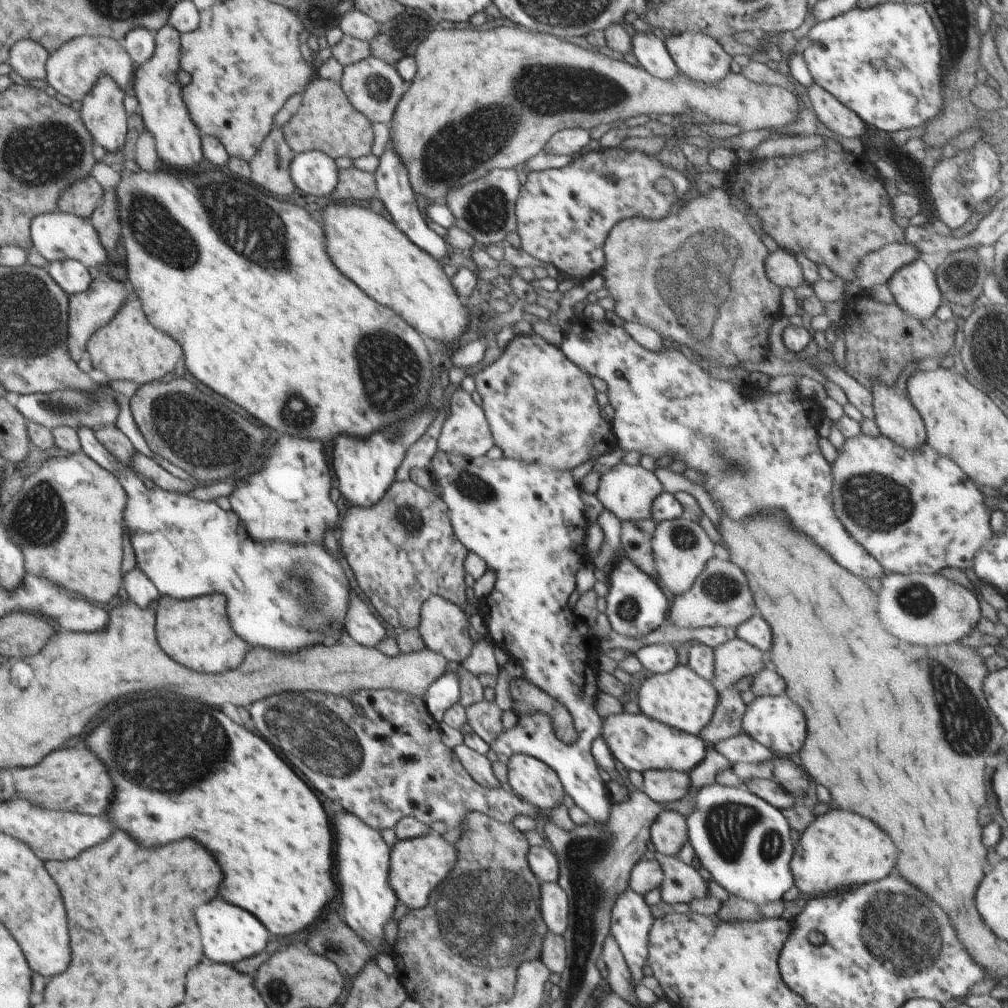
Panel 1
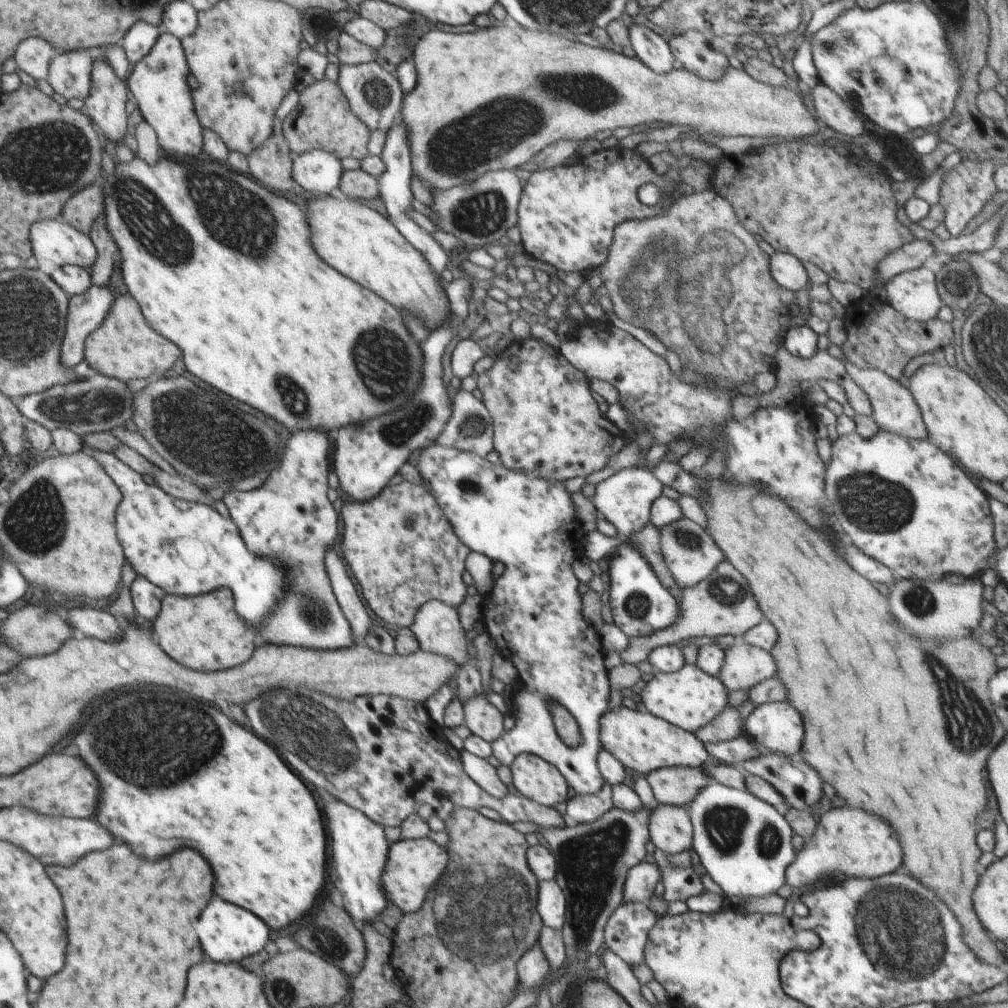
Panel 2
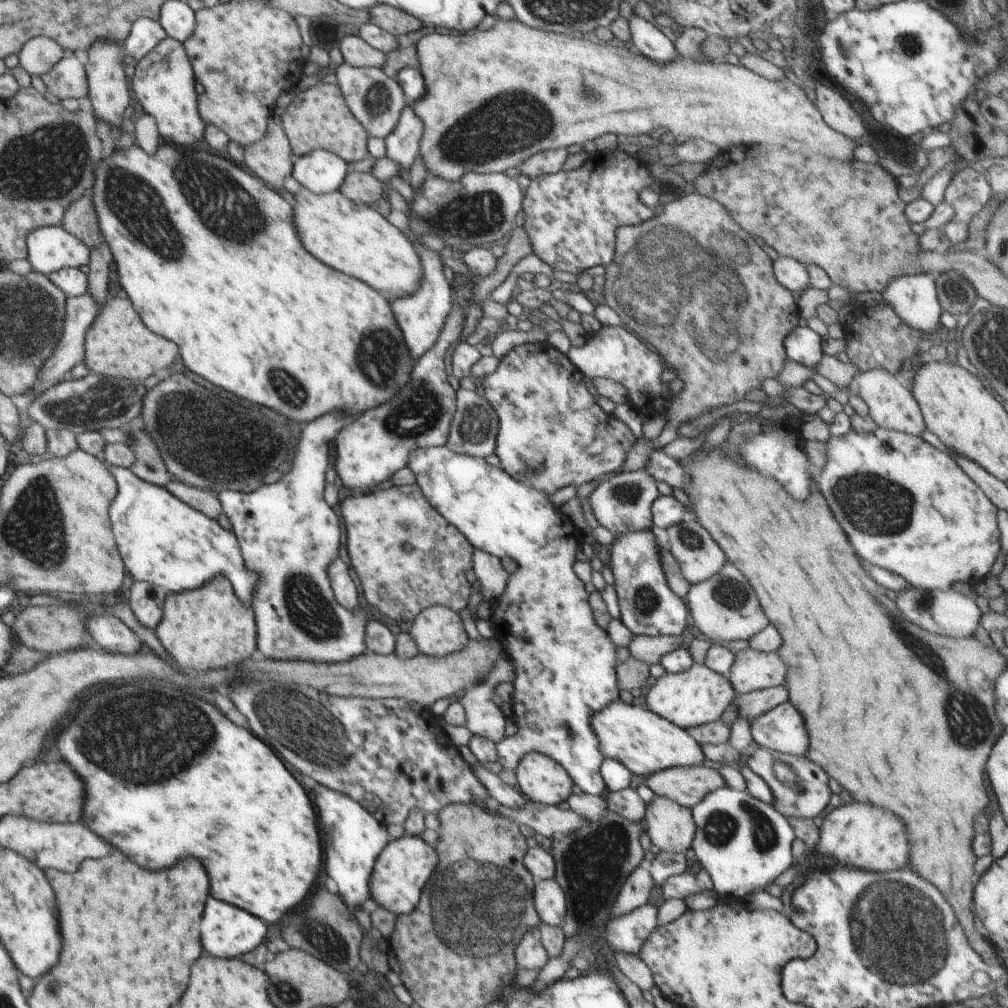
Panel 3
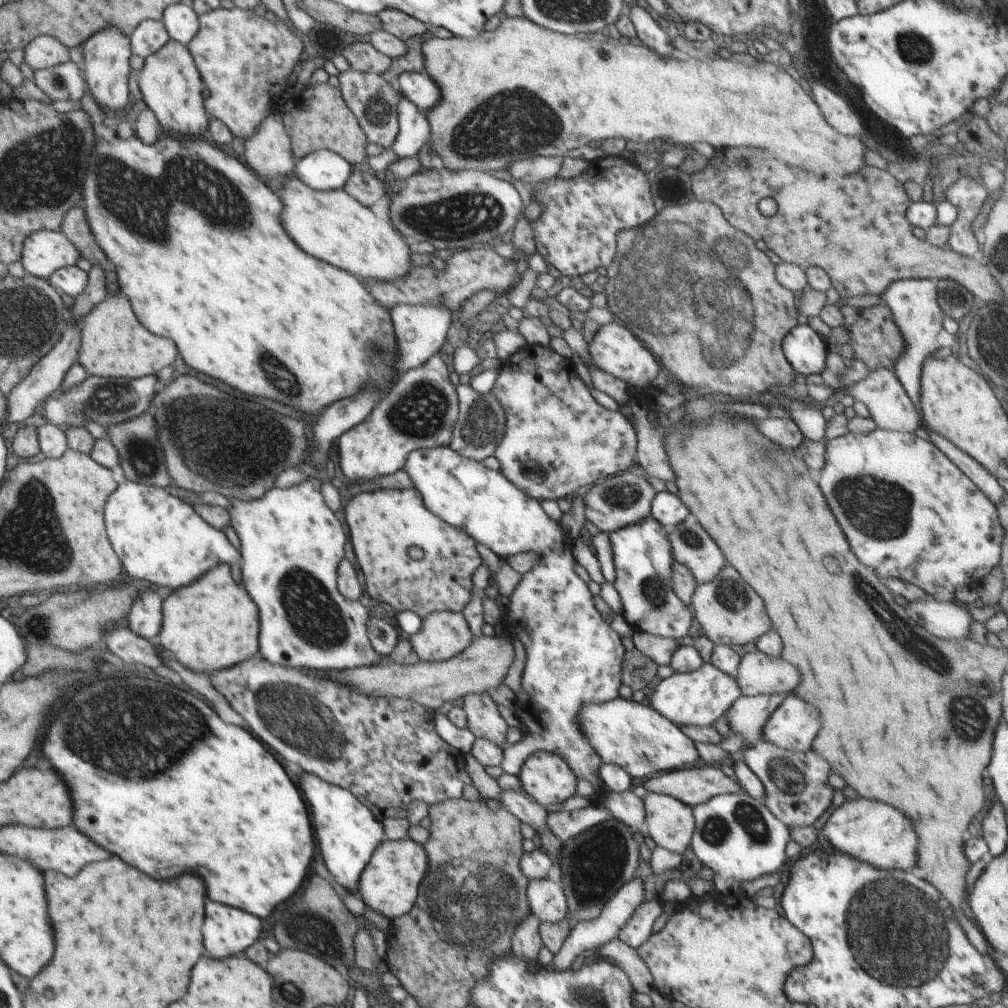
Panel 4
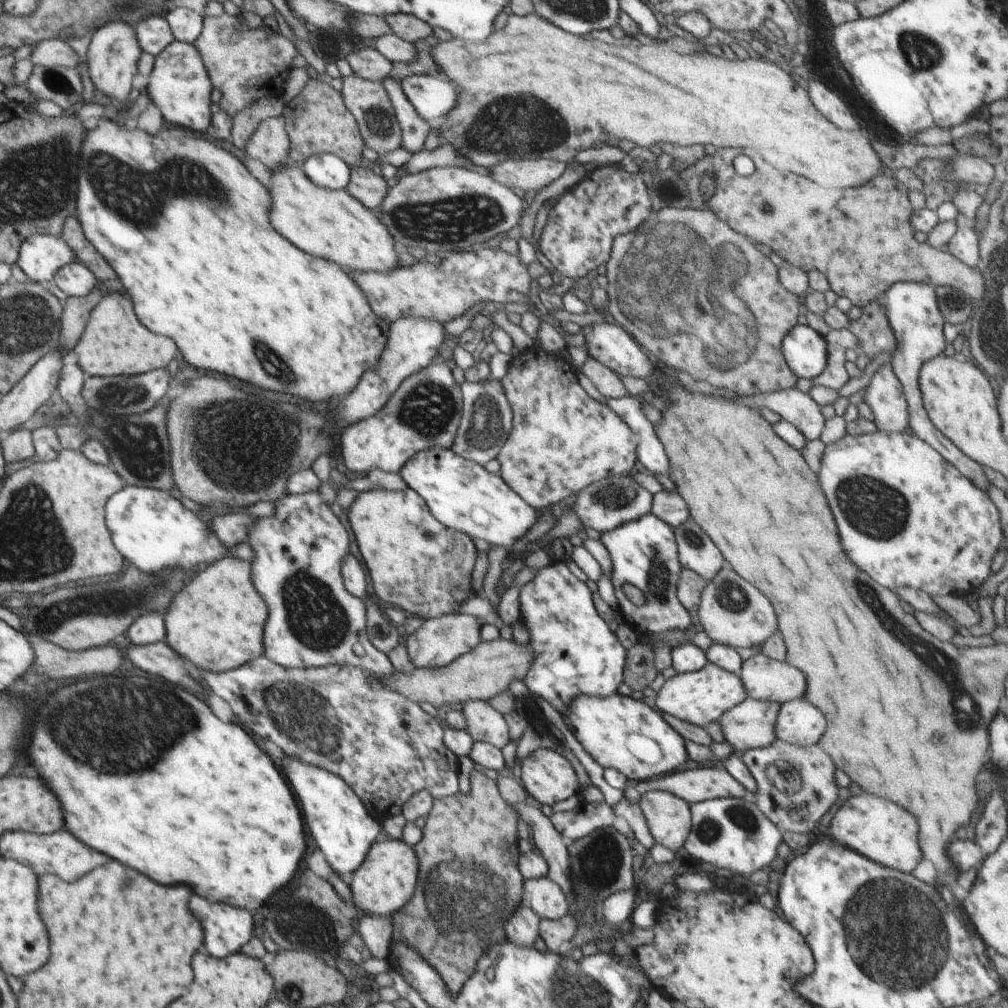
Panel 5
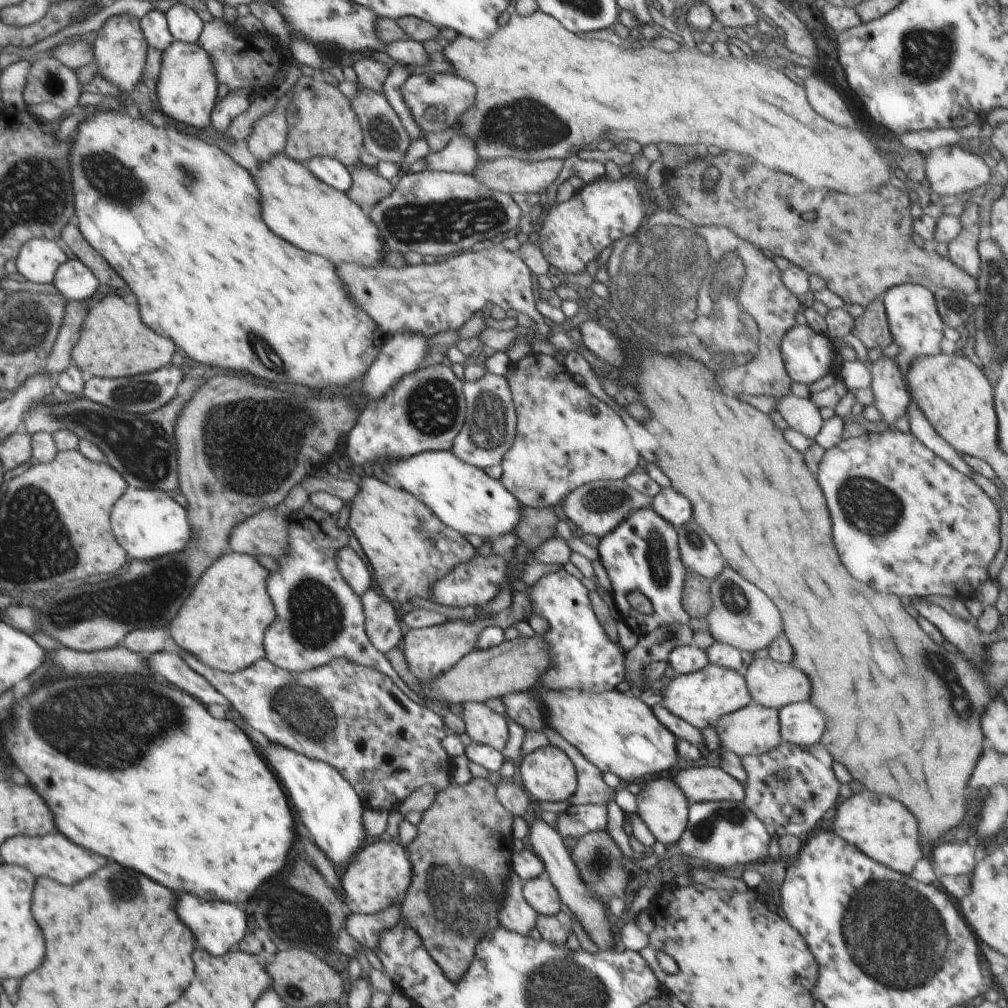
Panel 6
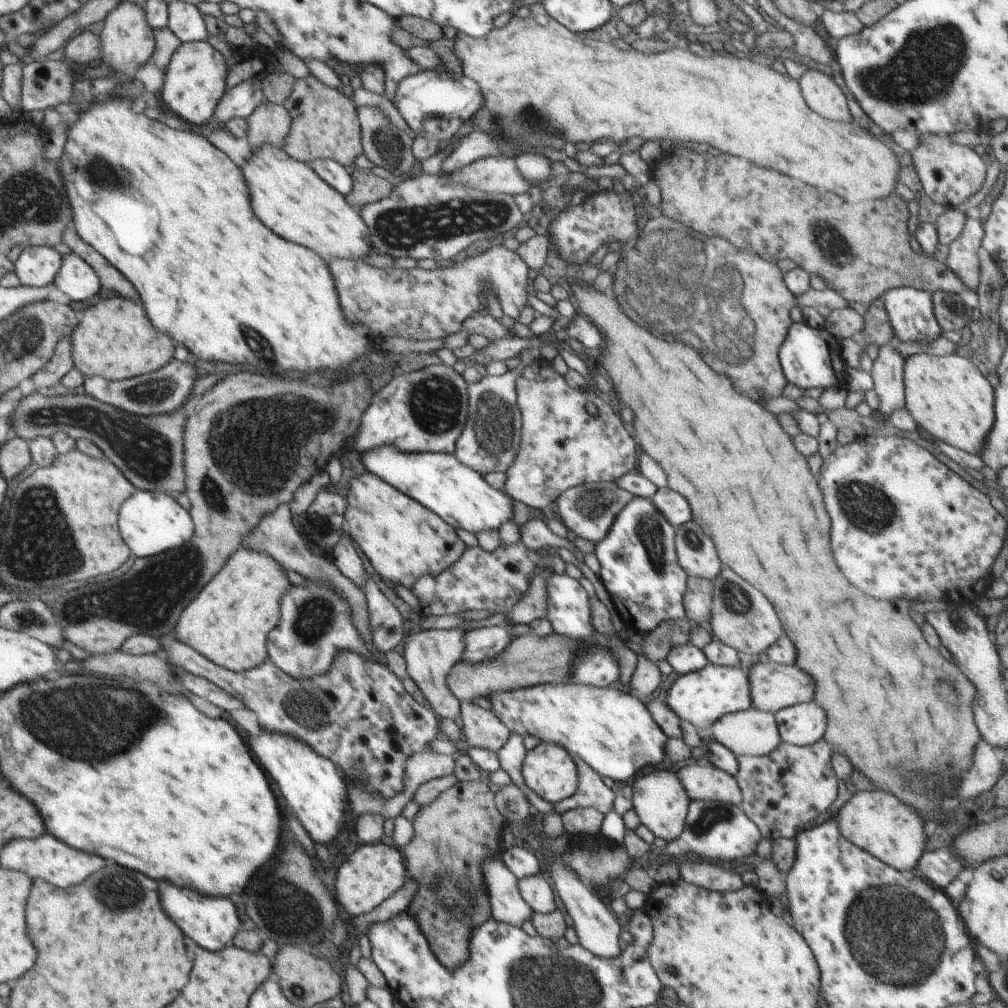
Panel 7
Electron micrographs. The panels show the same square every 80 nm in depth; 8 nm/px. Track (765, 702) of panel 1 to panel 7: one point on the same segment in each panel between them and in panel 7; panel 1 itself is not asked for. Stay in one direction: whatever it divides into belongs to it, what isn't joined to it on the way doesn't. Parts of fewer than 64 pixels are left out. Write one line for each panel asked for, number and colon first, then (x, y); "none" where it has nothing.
2: (777, 726)
3: (782, 728)
4: (793, 725)
5: (799, 723)
6: (801, 724)
7: (803, 724)

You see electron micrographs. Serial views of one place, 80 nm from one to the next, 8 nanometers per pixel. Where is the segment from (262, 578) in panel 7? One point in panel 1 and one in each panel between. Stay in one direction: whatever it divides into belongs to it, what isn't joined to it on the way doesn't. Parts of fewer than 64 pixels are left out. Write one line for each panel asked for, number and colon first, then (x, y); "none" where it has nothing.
1: (196, 632)
2: (204, 633)
3: (204, 629)
4: (212, 624)
5: (216, 621)
6: (223, 621)

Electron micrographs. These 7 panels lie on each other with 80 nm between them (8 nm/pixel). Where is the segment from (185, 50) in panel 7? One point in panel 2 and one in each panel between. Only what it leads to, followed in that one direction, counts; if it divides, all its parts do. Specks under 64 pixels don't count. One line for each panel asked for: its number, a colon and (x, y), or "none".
2: (159, 82)
3: (164, 80)
4: (170, 83)
5: (180, 86)
6: (187, 84)

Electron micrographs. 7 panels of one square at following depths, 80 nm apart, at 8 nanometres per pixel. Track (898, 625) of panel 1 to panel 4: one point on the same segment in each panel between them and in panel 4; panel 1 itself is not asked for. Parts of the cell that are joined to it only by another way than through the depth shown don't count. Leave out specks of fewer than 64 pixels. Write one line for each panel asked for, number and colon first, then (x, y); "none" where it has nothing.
2: (938, 609)
3: (948, 613)
4: (948, 621)

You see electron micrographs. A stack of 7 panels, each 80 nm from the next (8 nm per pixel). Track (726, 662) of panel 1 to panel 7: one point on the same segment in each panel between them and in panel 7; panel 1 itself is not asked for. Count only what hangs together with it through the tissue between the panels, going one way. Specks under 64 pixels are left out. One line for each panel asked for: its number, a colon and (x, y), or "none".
2: (745, 666)
3: (752, 670)
4: (758, 674)
5: (764, 679)
6: (771, 684)
7: (774, 686)

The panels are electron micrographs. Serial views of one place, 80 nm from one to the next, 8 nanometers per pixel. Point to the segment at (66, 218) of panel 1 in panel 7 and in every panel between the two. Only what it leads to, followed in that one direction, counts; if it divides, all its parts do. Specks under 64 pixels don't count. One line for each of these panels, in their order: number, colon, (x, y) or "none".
2: (53, 241)
3: (49, 249)
4: (44, 252)
5: (40, 256)
6: (39, 259)
7: (37, 266)

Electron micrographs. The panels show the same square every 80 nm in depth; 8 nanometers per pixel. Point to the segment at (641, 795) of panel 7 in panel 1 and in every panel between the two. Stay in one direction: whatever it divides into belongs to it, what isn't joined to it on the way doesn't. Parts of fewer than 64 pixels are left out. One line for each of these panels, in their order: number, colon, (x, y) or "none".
1: (668, 832)
2: (670, 829)
3: (671, 827)
4: (671, 823)
5: (668, 816)
6: (663, 807)

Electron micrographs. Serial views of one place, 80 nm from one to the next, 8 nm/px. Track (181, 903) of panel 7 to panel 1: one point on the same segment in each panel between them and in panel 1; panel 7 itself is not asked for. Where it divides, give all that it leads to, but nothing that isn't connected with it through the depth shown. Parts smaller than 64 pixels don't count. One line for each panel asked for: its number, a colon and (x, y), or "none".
1: (229, 933)
2: (227, 932)
3: (228, 932)
4: (229, 930)
5: (226, 928)
6: (219, 926)

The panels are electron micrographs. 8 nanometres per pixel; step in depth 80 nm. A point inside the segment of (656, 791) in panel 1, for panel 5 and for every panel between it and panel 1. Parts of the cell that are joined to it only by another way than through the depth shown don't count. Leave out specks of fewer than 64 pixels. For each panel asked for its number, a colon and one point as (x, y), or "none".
2: (679, 785)
3: (687, 786)
4: (697, 785)
5: (699, 784)

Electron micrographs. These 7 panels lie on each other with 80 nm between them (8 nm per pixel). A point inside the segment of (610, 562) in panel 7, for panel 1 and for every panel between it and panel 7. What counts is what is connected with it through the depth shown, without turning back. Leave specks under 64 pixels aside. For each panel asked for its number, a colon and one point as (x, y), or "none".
1: (636, 606)
2: (641, 605)
3: (648, 606)
4: (643, 556)
5: (644, 553)
6: (641, 553)

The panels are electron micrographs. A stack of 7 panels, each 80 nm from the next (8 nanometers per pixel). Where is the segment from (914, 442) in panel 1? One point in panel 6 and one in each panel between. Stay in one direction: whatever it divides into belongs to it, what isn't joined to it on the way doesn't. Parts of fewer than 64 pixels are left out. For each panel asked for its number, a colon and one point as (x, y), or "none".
2: (894, 408)
3: (892, 406)
4: (890, 407)
5: (884, 394)
6: (891, 397)

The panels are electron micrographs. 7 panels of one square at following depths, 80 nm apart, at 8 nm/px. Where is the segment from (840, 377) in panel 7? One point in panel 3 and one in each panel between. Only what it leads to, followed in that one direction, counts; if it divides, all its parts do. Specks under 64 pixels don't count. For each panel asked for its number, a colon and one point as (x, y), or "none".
3: (802, 345)
4: (806, 351)
5: (805, 350)
6: (808, 356)

